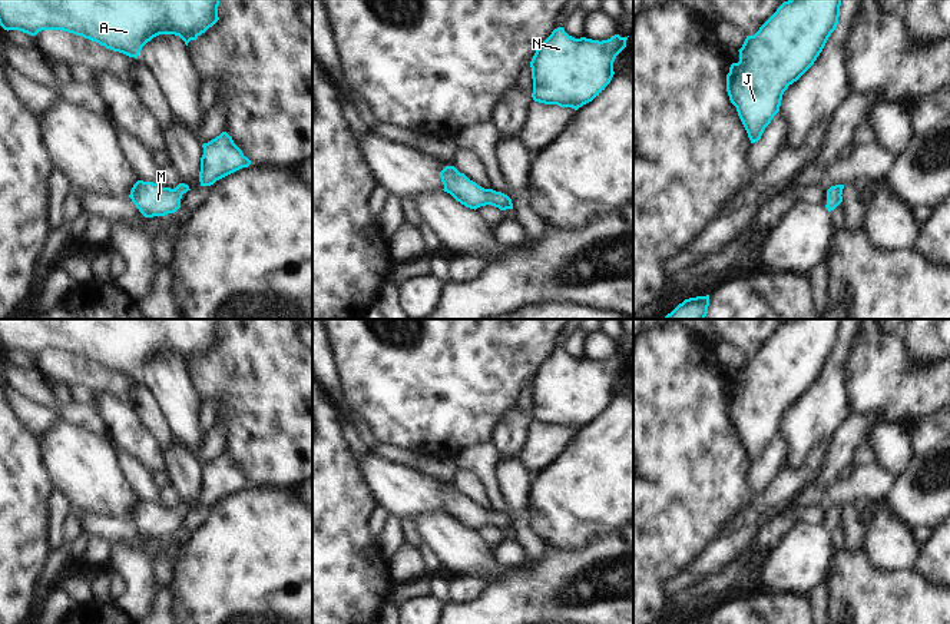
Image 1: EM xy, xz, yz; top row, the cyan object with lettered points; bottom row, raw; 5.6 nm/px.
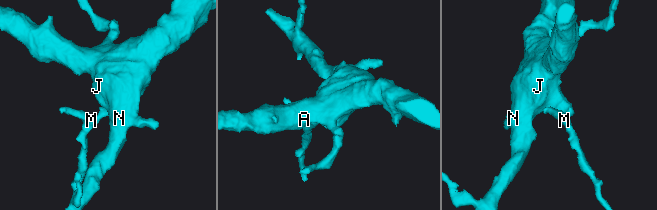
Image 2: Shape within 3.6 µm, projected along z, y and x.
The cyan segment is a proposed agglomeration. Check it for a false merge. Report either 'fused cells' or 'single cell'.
single cell

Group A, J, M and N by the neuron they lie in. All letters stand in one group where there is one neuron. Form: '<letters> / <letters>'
A J M N

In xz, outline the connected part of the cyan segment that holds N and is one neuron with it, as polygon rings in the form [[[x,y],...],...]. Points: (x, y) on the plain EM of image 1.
[[[557,348],[537,368],[532,382],[534,422],[577,431],[610,404],[613,382],[628,358],[608,361],[575,359]]]

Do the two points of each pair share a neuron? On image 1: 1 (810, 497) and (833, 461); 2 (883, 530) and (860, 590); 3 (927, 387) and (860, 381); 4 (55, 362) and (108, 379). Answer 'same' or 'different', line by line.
1: same
2: different
3: same
4: same

